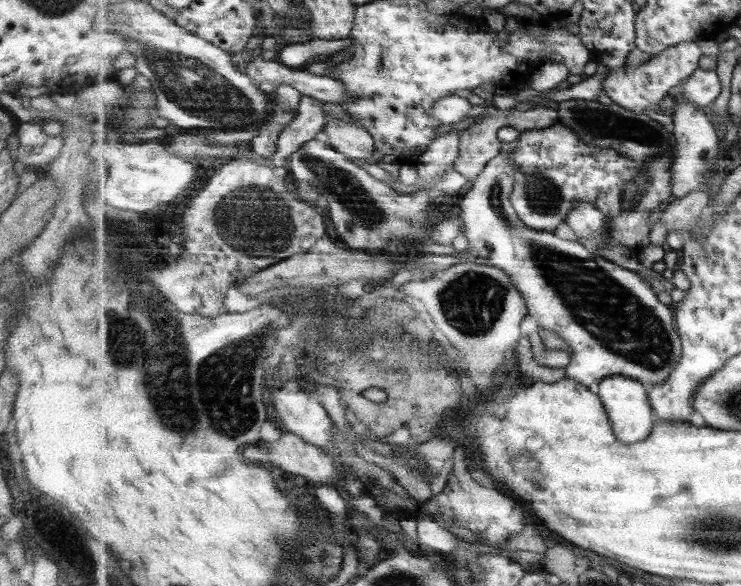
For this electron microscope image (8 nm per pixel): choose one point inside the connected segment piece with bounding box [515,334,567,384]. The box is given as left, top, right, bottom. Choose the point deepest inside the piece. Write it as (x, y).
(529, 367)

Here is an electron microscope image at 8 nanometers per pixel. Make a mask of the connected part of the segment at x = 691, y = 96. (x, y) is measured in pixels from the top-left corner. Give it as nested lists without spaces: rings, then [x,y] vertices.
[[[699,68],[682,86],[684,98],[698,104],[703,109],[712,106],[722,94],[723,82],[717,70]]]

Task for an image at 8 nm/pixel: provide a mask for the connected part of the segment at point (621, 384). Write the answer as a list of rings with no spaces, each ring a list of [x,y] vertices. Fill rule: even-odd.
[[[614,376],[604,380],[596,390],[606,406],[609,418],[612,420],[621,442],[634,445],[650,439],[657,422],[654,422],[655,409],[651,402],[648,386],[629,377]]]

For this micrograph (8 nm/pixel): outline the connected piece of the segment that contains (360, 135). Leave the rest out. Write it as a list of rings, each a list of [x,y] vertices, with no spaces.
[[[328,118],[322,138],[350,158],[370,160],[376,154],[376,139],[366,127],[342,119]]]

